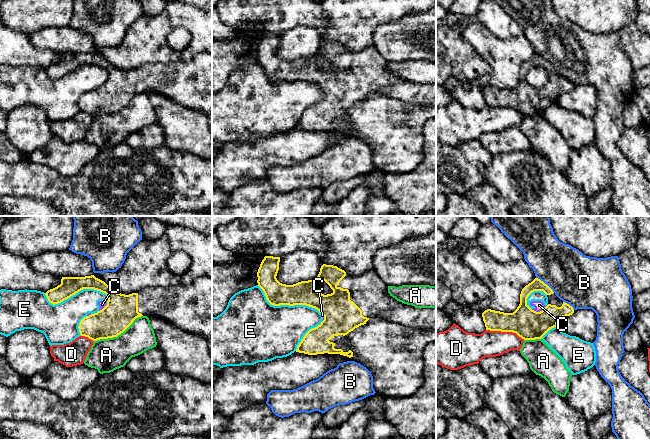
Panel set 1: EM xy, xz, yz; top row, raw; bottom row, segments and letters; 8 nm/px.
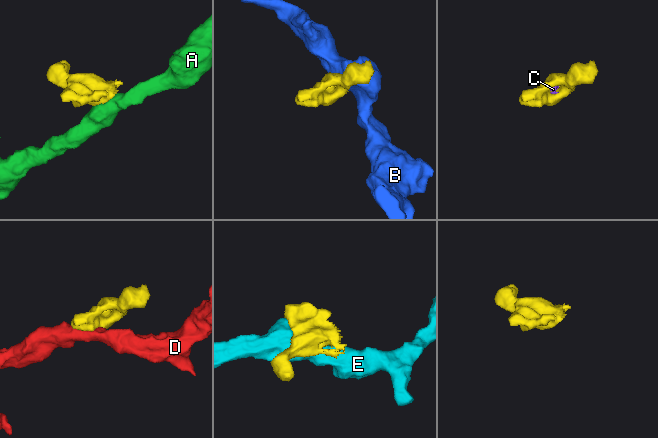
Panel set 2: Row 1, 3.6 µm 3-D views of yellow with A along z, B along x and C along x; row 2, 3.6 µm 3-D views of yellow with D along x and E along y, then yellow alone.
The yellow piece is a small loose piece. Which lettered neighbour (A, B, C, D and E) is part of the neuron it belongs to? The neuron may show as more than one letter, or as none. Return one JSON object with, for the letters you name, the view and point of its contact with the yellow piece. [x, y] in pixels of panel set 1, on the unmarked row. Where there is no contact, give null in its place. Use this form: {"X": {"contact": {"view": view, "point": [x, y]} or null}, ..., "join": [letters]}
{"join": []}

